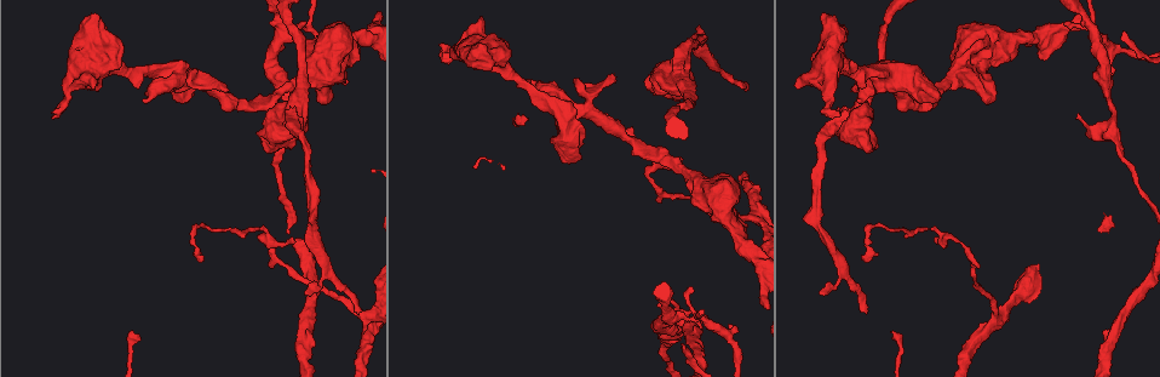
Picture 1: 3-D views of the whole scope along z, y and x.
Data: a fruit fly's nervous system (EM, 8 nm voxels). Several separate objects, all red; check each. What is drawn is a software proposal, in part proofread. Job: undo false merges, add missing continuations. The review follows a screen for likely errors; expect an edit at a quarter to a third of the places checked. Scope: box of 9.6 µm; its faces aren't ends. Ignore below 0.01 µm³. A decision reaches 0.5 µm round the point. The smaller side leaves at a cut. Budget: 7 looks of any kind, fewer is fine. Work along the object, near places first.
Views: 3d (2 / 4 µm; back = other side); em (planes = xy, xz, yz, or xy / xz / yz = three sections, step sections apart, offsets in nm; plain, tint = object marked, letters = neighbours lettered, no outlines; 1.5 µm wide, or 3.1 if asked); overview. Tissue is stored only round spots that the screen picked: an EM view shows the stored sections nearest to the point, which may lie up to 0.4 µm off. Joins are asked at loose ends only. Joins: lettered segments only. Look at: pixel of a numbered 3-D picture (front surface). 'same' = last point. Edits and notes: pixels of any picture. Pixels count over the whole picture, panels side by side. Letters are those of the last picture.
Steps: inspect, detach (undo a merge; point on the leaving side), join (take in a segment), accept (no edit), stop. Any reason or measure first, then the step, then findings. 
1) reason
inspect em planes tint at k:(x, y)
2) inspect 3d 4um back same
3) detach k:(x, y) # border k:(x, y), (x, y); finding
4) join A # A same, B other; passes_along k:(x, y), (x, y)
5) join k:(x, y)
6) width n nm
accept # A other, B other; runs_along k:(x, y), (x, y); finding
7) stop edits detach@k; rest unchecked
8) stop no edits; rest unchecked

stops while still wide
inspect 3d 2um at 1:(142, 100)

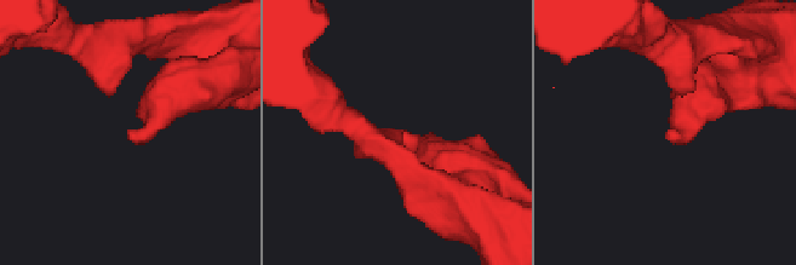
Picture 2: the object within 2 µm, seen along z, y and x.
inspect em planes letters at 2:(671, 138)

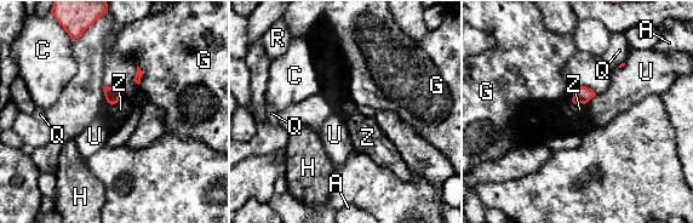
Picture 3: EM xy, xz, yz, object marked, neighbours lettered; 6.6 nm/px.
accept # A other, C other, G other, H other, Q other, R other, U other, Z other; border 3:(596, 95), (584, 103); none of them fits

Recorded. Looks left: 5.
stops while still wide
inspect 3d 4um at 1:(483, 21)

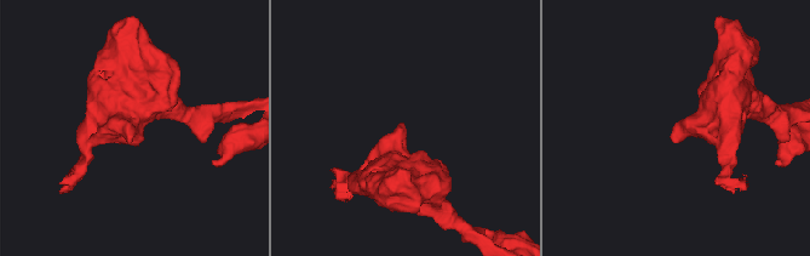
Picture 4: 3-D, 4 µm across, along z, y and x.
inspect em xz step 8 letters at 4:(400, 127)

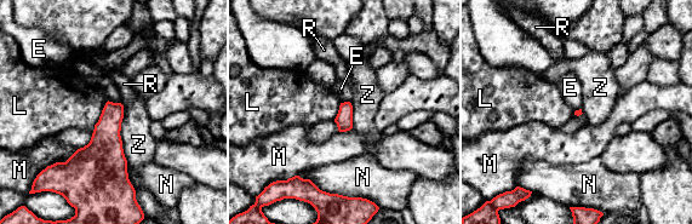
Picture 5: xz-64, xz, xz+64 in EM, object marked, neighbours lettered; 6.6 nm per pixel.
accept # E other, L other, M other, N other, R other, Z other; border 5:(108, 101), (99, 119), (93, 125); none of them fits

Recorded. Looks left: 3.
tapers out
inspect 3d 2um at 1:(863, 310)

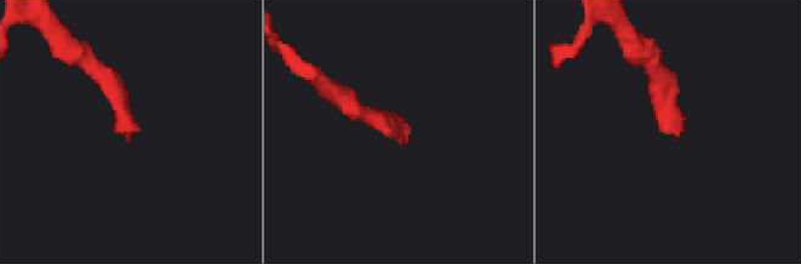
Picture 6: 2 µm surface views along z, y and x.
inspect em planes letters at 6:(411, 126)

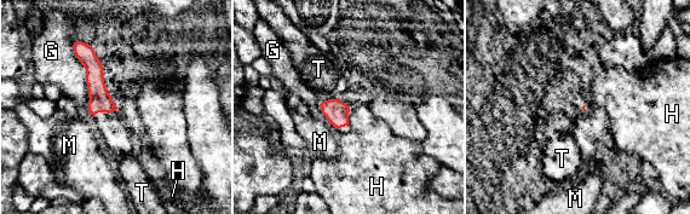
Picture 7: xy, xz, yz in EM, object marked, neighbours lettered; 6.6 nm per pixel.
longest_contact G 440 nm
accept # G other, H other, M other, T other; border 7:(350, 109), (348, 122); no lettered segment goes on from it

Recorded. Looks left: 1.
stop no edits; rest unchecked

